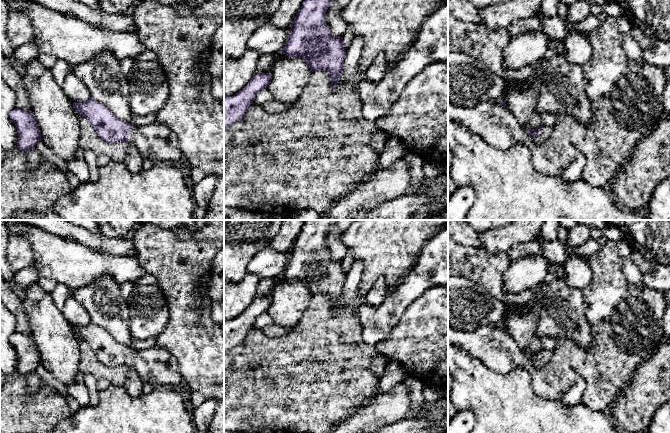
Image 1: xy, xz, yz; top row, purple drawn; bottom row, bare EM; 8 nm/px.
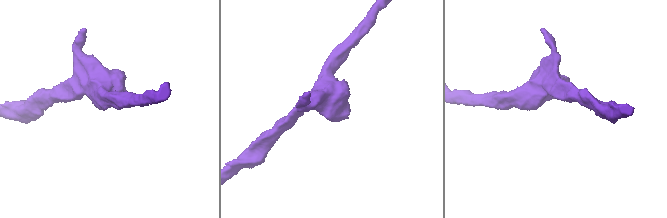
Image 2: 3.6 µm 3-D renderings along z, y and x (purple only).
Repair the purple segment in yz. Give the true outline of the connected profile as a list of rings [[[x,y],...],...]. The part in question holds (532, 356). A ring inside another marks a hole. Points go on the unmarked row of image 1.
[[[541,349],[538,353],[524,353],[537,368],[545,367],[551,360],[552,352]]]

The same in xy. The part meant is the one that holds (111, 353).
[[[92,322],[73,326],[73,330],[106,366],[130,365],[136,369],[143,383],[154,387],[175,388],[183,383],[177,360],[162,347],[136,350],[118,343],[104,328]]]

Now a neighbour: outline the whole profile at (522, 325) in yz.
[[[526,309],[511,311],[506,321],[506,330],[516,341],[523,353],[538,353],[542,349],[542,338],[537,334],[538,312]]]

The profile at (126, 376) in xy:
[[[76,334],[80,345],[79,371],[84,374],[93,375],[96,379],[106,379],[112,385],[121,386],[126,389],[131,397],[143,394],[143,382],[136,369],[130,365],[119,365],[109,367],[104,365],[95,355],[90,346],[80,339]]]

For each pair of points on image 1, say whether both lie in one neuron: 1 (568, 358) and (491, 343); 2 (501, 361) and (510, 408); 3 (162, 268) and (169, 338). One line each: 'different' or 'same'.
1: same
2: different
3: same

